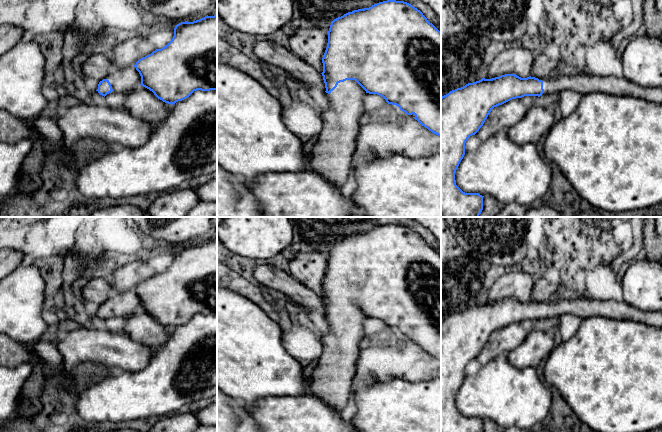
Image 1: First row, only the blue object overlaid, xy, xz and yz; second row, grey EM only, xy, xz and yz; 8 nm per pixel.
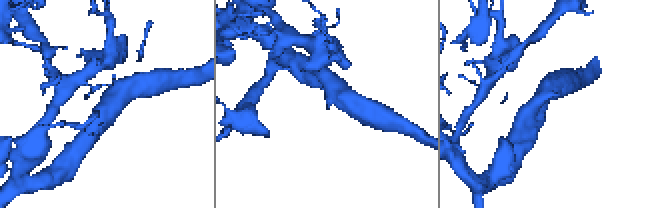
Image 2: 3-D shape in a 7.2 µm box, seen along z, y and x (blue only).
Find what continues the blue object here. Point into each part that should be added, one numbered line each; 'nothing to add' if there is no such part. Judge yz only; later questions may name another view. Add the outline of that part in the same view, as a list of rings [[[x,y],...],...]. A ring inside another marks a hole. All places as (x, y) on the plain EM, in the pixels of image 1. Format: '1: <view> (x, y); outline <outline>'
1: yz (584, 307); outline [[[586,296],[577,298],[564,298],[555,304],[548,301],[538,302],[543,305],[544,317],[558,319],[561,315],[571,314],[586,319],[600,316],[613,320],[631,320],[653,327],[662,327],[662,312],[642,311],[623,301],[597,300]]]

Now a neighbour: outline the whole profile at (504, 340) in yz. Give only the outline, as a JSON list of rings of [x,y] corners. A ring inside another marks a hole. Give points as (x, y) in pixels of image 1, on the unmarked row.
[[[521,322],[512,323],[494,331],[483,350],[476,357],[480,365],[484,365],[502,353],[509,353],[523,343],[528,332]]]

